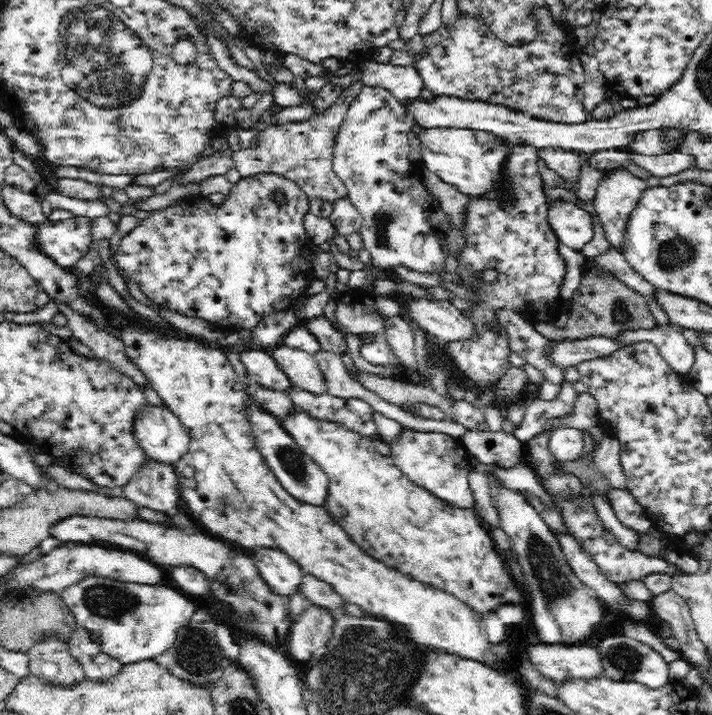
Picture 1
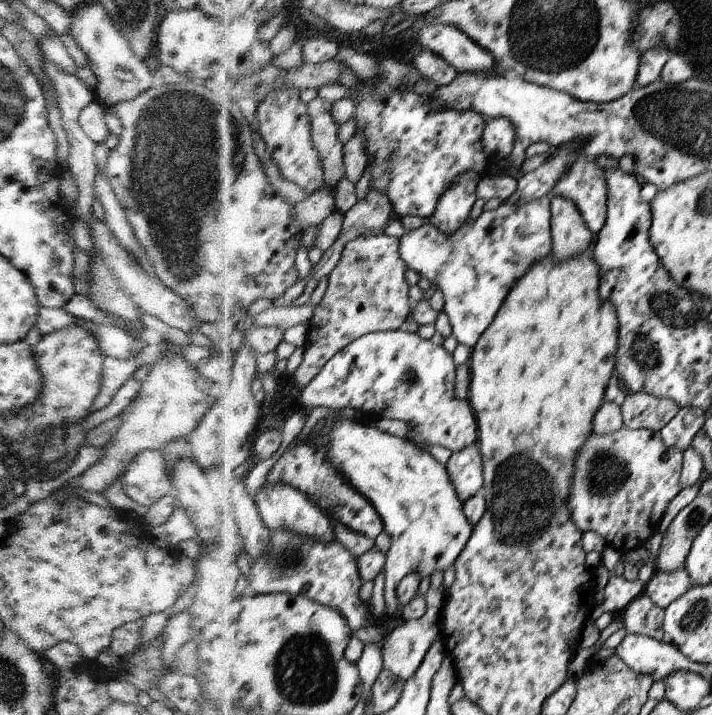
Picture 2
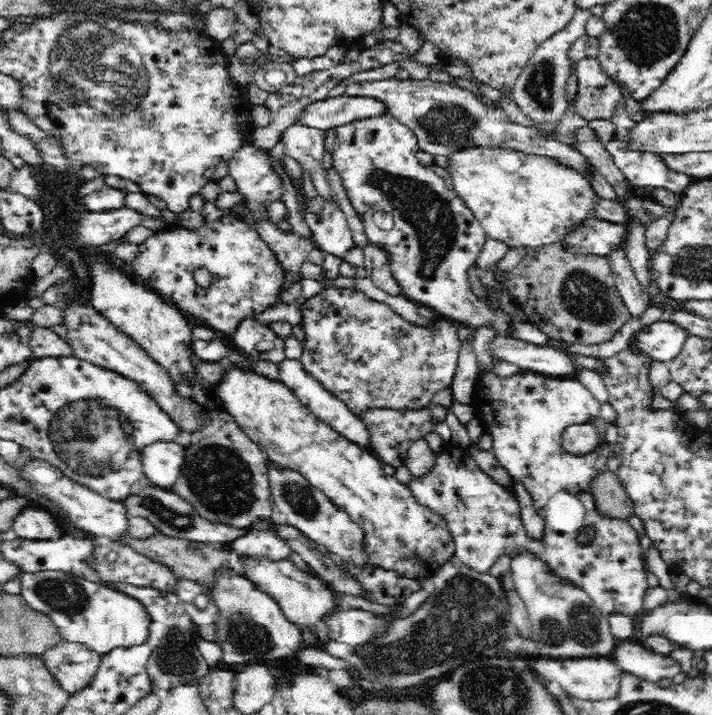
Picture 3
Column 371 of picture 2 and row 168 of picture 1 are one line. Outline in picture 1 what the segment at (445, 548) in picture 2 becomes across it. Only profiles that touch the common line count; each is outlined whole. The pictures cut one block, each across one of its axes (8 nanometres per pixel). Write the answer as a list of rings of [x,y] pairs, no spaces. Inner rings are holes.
[[[424,127],[418,134],[421,146],[421,161],[448,184],[453,184],[467,195],[493,191],[495,182],[506,158],[511,157],[511,148],[495,134],[464,127]]]

